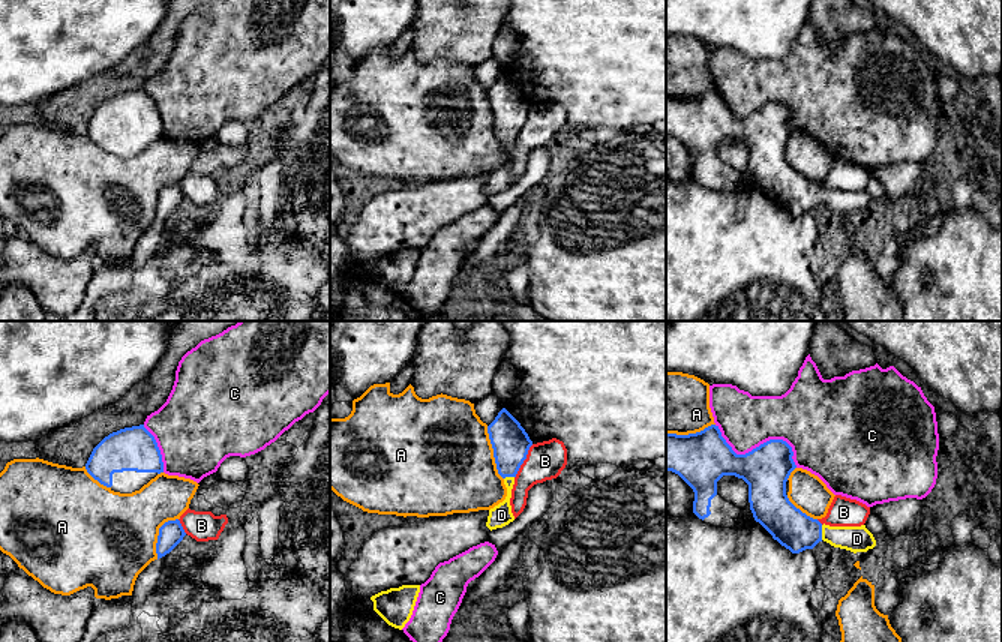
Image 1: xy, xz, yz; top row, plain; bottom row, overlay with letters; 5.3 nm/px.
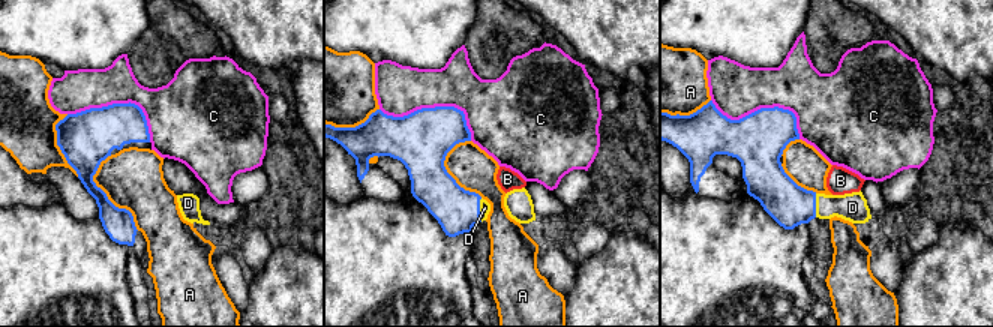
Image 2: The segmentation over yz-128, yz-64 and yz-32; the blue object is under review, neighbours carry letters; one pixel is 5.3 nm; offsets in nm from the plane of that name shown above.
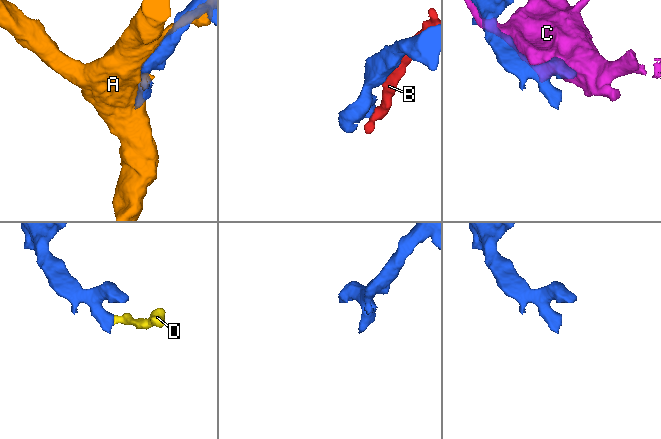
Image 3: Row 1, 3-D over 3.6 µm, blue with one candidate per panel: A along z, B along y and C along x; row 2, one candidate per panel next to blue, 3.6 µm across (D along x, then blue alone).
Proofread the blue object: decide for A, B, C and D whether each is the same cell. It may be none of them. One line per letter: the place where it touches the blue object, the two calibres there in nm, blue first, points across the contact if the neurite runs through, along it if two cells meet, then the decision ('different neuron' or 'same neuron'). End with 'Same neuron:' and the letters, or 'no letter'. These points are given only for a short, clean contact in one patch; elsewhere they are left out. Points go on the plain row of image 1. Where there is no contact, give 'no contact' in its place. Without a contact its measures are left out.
A: xz (494, 117) | 200/500 nm | different neuron
B: xz (524, 123) | 200/200 nm | different neuron
C: yz (759, 110) | 260/280 nm | different neuron
D: yz (821, 197) | 200/140 nm | same neuron
Same neuron: D

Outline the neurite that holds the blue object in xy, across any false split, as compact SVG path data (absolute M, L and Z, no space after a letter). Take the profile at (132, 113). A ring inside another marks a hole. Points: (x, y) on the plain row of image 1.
M140 88L105 100L93 112L86 134L111 154L132 158L164 136L164 126L154 100Z

